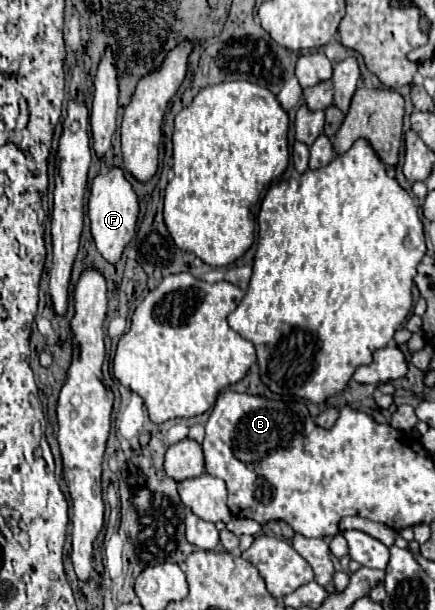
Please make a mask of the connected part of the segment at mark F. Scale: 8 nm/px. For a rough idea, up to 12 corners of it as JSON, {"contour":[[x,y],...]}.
{"contour":[[122,168],[90,186],[96,248],[118,262],[136,234],[138,196]]}

